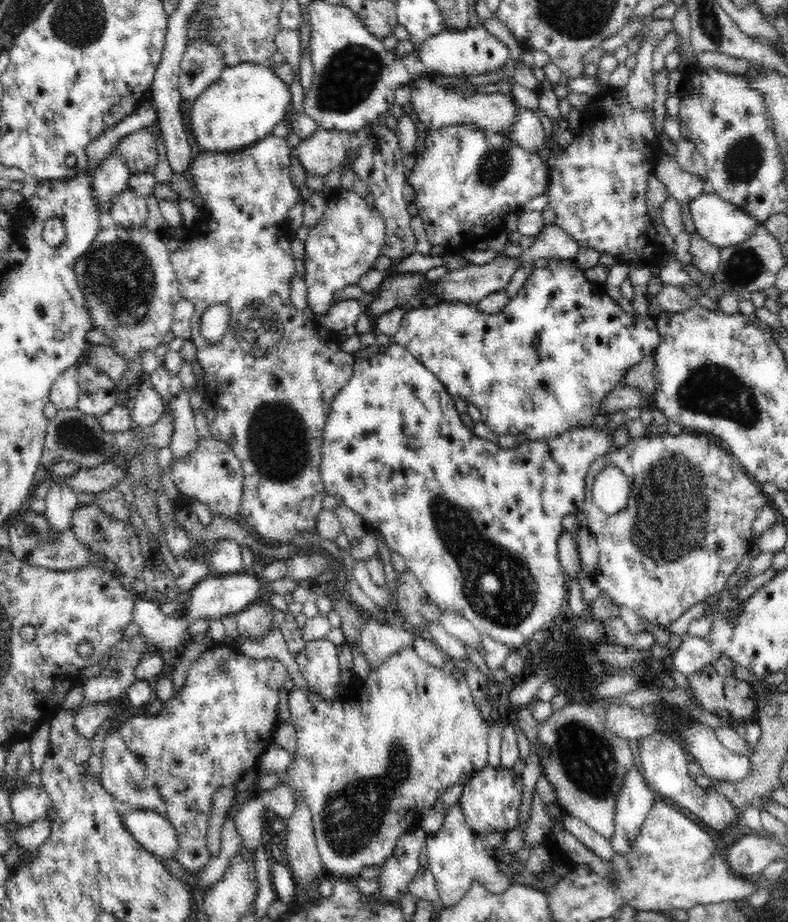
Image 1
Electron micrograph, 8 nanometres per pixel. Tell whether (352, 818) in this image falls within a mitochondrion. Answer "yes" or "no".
yes

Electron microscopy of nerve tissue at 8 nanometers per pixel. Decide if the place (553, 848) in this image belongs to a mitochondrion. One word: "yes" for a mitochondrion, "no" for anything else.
no

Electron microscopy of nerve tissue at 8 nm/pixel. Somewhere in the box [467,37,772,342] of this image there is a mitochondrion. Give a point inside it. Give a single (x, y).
(741, 163)

